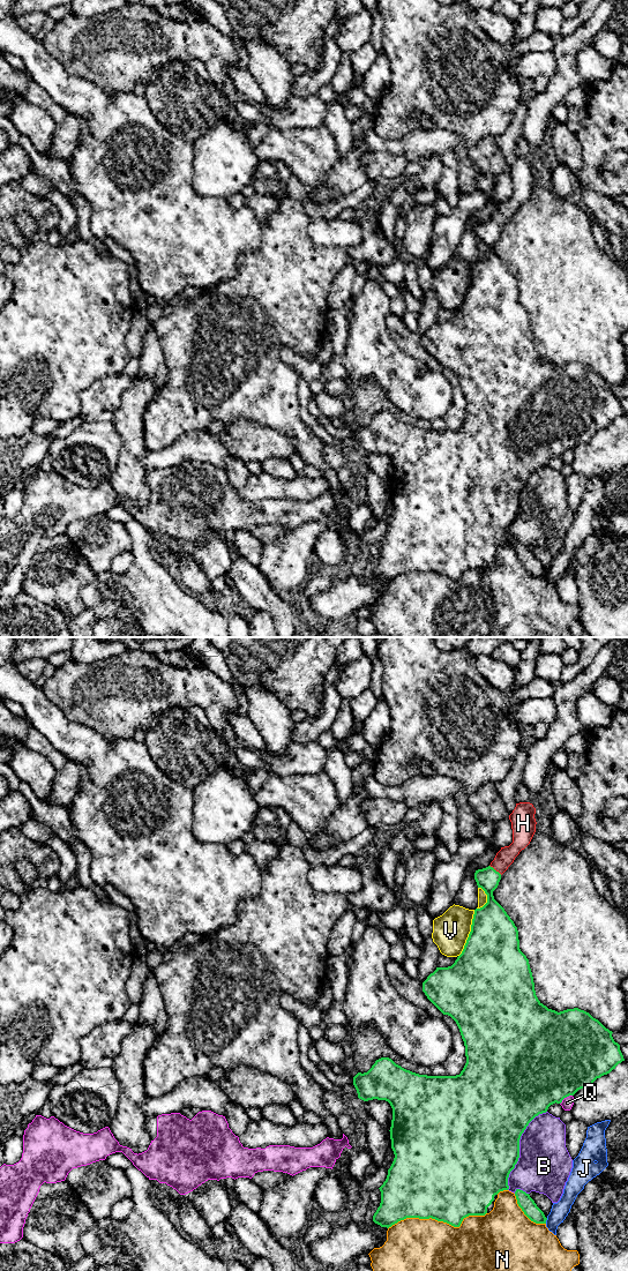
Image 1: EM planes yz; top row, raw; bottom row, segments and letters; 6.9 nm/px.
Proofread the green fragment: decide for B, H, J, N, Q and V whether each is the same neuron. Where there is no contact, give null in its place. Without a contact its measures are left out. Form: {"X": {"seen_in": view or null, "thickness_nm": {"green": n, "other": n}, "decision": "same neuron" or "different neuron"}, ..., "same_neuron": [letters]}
{"B": {"seen_in": "yz", "thickness_nm": {"green": 500, "other": 380}, "decision": "different neuron"}, "H": {"seen_in": "yz", "thickness_nm": {"green": 160, "other": 120}, "decision": "same neuron"}, "J": {"seen_in": "yz", "thickness_nm": {"green": 110, "other": 120}, "decision": "different neuron"}, "N": {"seen_in": "yz", "thickness_nm": {"green": 500, "other": 500}, "decision": "different neuron"}, "Q": {"seen_in": "yz", "thickness_nm": {"green": 500, "other": 80}, "decision": "different neuron"}, "V": {"seen_in": "yz", "thickness_nm": {"green": 420, "other": 260}, "decision": "different neuron"}, "same_neuron": ["H"]}

